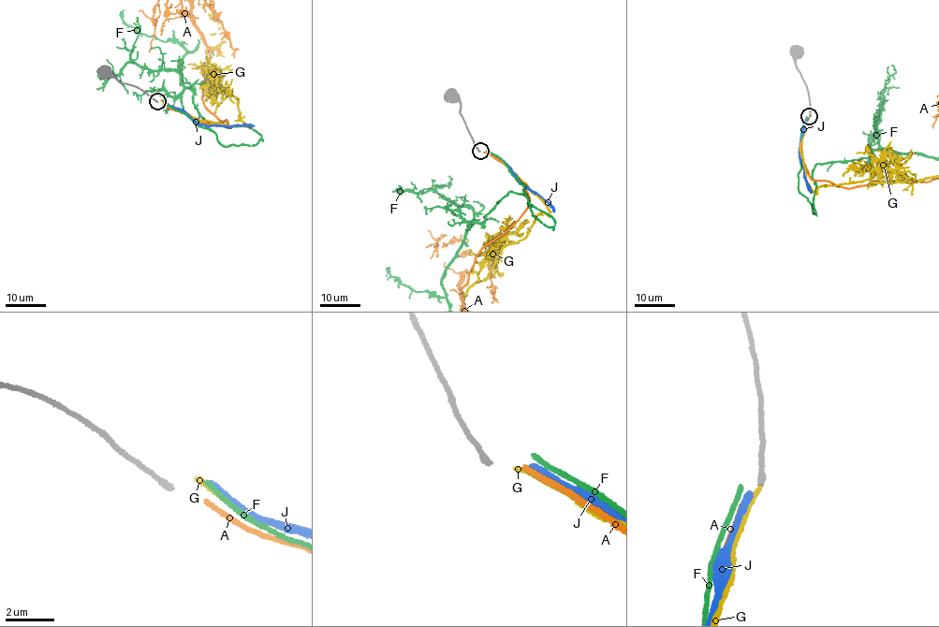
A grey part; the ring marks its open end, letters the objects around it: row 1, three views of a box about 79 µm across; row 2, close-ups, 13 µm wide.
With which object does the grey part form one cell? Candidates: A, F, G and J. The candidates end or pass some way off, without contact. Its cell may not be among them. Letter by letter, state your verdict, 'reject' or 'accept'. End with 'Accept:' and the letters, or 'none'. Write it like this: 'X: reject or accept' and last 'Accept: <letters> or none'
A: reject
F: reject
G: reject
J: reject
Accept: none

